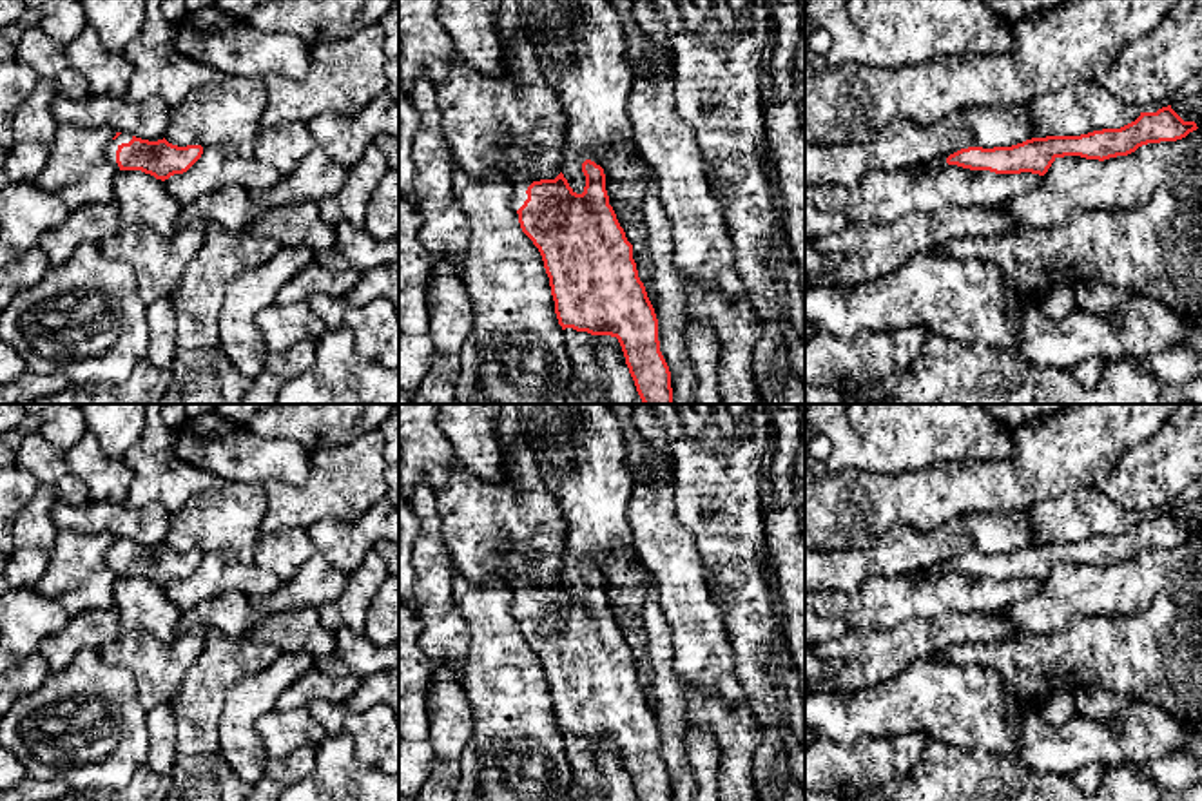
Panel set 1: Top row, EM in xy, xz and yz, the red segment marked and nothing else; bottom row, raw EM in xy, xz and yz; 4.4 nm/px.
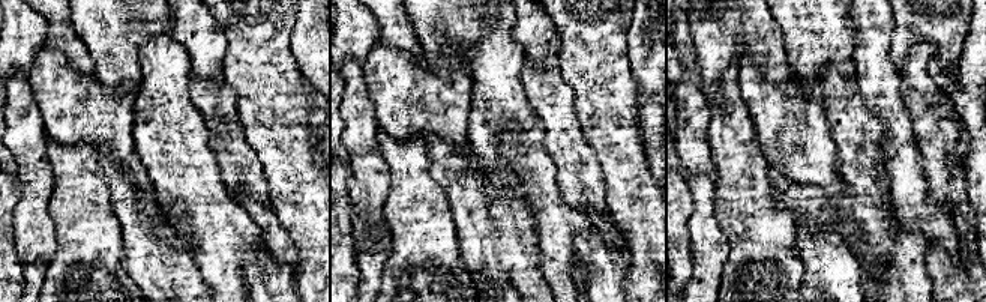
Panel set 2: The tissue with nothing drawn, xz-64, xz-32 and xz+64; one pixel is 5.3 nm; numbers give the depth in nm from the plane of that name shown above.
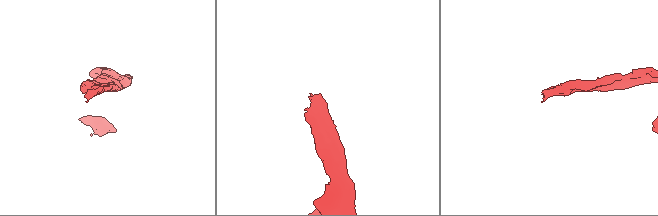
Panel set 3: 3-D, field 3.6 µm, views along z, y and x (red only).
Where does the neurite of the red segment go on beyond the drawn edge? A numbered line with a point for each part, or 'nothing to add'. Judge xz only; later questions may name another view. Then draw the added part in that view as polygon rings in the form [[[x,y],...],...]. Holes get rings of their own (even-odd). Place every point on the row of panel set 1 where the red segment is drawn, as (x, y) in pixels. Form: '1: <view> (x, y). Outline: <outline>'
1: xz (521, 178). Outline: [[[511,141],[508,145],[508,156],[511,159],[513,165],[513,172],[509,174],[509,183],[513,187],[513,199],[511,199],[511,207],[513,210],[519,210],[524,201],[528,199],[528,187],[537,181],[537,178],[529,172],[531,167],[531,156],[522,152],[519,149],[519,143]]]

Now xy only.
1: xy (111, 147). Outline: [[[123,132],[120,134],[116,140],[111,140],[105,147],[105,156],[107,159],[114,165],[116,170],[120,170],[118,163],[116,163],[116,150],[121,143],[129,143],[132,140],[131,134]]]

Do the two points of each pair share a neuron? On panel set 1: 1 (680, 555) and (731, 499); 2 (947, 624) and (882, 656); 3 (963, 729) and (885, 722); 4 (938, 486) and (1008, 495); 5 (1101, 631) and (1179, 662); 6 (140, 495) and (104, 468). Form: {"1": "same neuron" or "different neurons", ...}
{"1": "different neurons", "2": "same neuron", "3": "same neuron", "4": "same neuron", "5": "same neuron", "6": "different neurons"}

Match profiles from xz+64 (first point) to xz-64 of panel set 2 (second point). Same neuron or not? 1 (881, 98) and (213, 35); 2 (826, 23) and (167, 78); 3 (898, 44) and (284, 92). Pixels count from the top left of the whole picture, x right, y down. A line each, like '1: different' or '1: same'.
1: different
2: same
3: same

